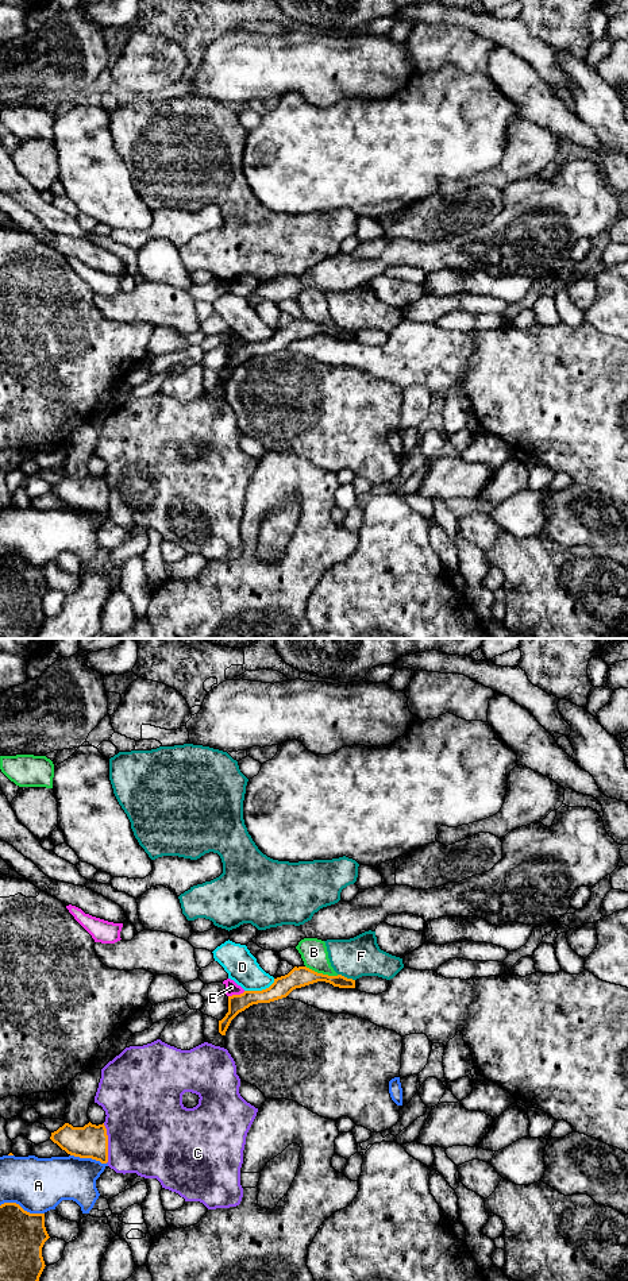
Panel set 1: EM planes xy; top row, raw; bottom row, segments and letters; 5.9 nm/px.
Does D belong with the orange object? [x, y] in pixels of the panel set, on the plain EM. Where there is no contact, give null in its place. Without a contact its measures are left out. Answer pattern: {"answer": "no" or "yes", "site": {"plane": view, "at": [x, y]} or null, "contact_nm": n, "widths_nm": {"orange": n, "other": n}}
{"answer": "no", "site": {"plane": "xy", "at": [259, 343]}, "contact_nm": 200, "widths_nm": {"orange": 120, "other": 190}}

